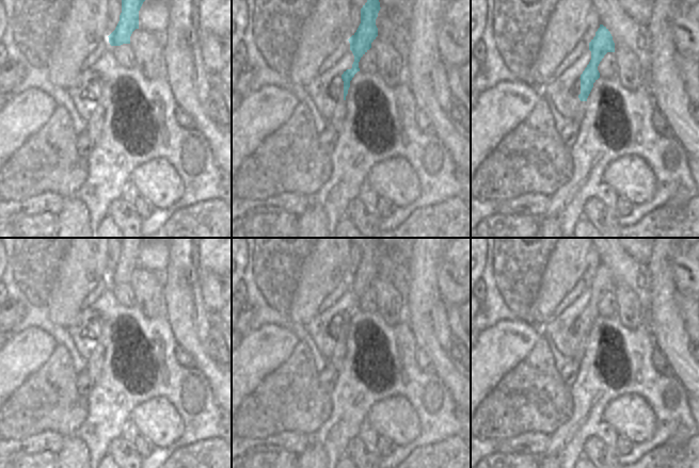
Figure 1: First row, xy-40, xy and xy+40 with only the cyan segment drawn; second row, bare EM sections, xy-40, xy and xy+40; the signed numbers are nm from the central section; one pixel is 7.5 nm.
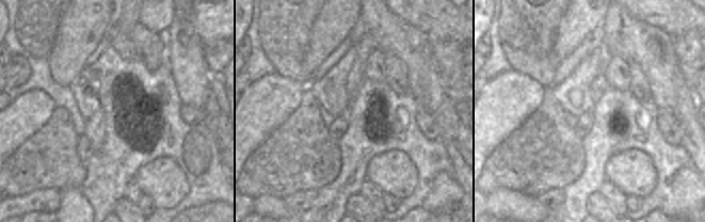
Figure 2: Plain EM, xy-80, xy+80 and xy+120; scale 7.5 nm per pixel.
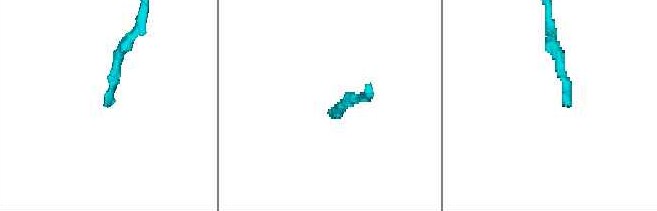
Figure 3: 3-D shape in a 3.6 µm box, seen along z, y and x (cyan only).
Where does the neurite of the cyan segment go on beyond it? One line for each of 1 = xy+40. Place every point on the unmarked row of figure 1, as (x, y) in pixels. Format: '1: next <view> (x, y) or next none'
1: next xy+40 (580, 353)

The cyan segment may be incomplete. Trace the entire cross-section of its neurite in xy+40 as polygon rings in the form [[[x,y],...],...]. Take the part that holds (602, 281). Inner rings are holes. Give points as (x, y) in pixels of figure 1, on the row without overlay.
[[[603,263],[595,271],[595,275],[589,281],[591,298],[583,312],[581,313],[581,339],[576,352],[571,361],[581,361],[585,356],[587,348],[587,337],[593,326],[593,322],[600,317],[598,305],[607,291],[615,291],[615,281],[608,268]]]

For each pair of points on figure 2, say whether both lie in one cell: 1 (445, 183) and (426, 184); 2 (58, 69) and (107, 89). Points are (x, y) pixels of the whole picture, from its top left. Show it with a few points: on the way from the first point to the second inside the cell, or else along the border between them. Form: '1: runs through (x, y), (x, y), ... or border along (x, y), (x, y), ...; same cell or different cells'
1: border along (451, 173), (442, 171), (436, 176), (420, 206); different cells
2: border along (85, 65), (67, 84), (59, 84), (51, 77); different cells

